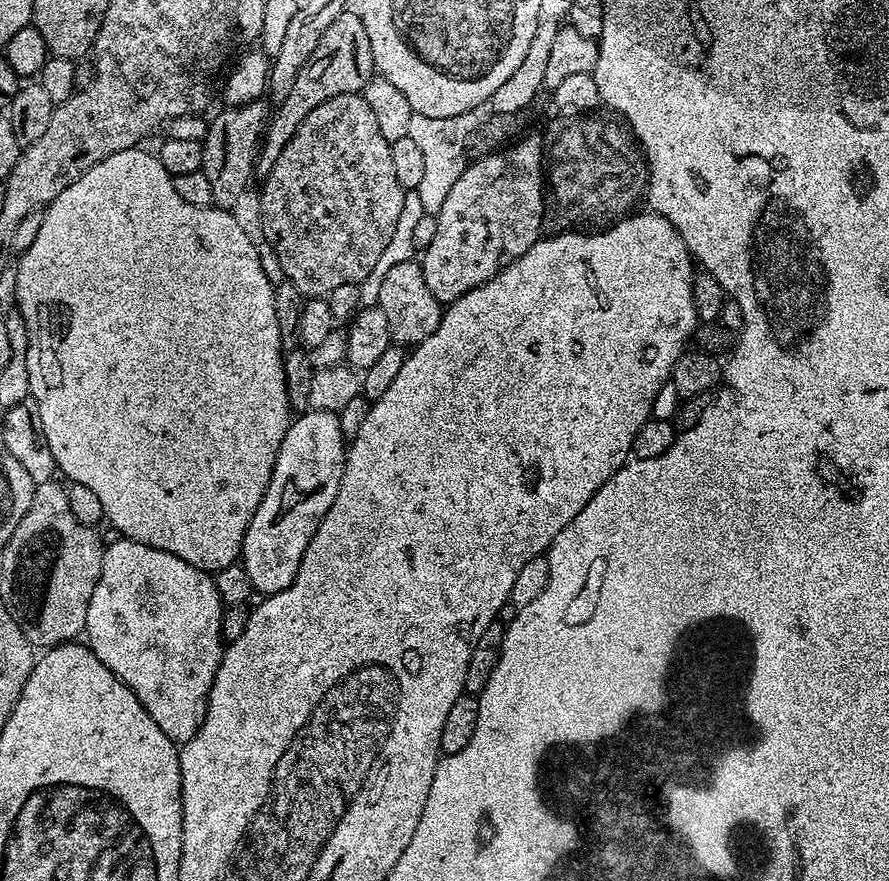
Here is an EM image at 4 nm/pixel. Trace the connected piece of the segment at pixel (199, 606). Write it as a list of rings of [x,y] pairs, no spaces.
[[[116,538],[113,544],[109,543],[105,547],[104,557],[102,558],[102,574],[98,578],[98,586],[94,586],[94,598],[90,598],[90,606],[86,610],[86,626],[83,635],[86,637],[88,647],[92,649],[92,653],[99,660],[104,661],[104,665],[134,693],[138,702],[142,702],[142,706],[150,714],[150,718],[154,718],[154,722],[158,722],[162,734],[166,734],[172,740],[175,740],[177,745],[183,746],[186,741],[193,740],[204,721],[204,715],[208,709],[208,695],[212,690],[212,683],[218,674],[218,666],[224,656],[226,647],[224,631],[222,630],[225,607],[226,605],[218,594],[215,579],[209,573],[203,572],[202,569],[190,566],[190,562],[178,558],[172,552],[158,550],[146,546],[142,542],[134,542],[123,538]]]

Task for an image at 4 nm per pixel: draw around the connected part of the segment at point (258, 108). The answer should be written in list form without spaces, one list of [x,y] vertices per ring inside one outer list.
[[[263,99],[248,104],[221,107],[216,117],[211,117],[208,133],[202,141],[202,170],[210,178],[213,205],[225,210],[236,210],[248,183],[254,180],[254,169],[262,137],[270,121],[270,108]]]

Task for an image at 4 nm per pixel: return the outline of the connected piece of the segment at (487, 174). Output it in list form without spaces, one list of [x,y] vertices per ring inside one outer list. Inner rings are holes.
[[[543,135],[524,136],[513,148],[501,147],[487,156],[473,159],[464,169],[462,178],[454,182],[450,194],[446,194],[446,202],[442,202],[442,210],[438,210],[435,217],[438,230],[434,233],[434,242],[422,249],[424,260],[419,261],[426,286],[430,294],[438,298],[440,305],[450,305],[462,298],[462,294],[482,286],[482,282],[494,278],[503,268],[510,266],[510,262],[522,258],[522,254],[526,254],[526,250],[539,240],[542,222],[546,219],[542,194],[542,152],[545,145]]]

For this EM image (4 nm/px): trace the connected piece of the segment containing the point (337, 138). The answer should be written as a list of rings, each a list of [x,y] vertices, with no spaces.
[[[351,92],[342,94],[338,98],[330,98],[326,102],[322,102],[322,106],[310,110],[310,114],[306,114],[302,126],[298,126],[298,130],[294,130],[290,142],[286,142],[282,154],[278,154],[278,162],[274,162],[274,166],[268,171],[267,176],[263,177],[264,193],[260,196],[260,228],[264,231],[262,240],[263,243],[271,246],[274,254],[278,254],[278,262],[282,262],[284,278],[299,290],[301,296],[324,298],[338,286],[359,285],[370,274],[370,270],[374,270],[378,257],[381,256],[382,250],[386,250],[390,238],[394,238],[394,230],[398,226],[398,218],[402,214],[402,202],[406,189],[400,185],[398,177],[394,174],[394,162],[390,158],[391,149],[392,145],[388,143],[388,140],[382,138],[382,130],[378,130],[378,122],[374,119],[370,106],[366,106],[364,95]]]

